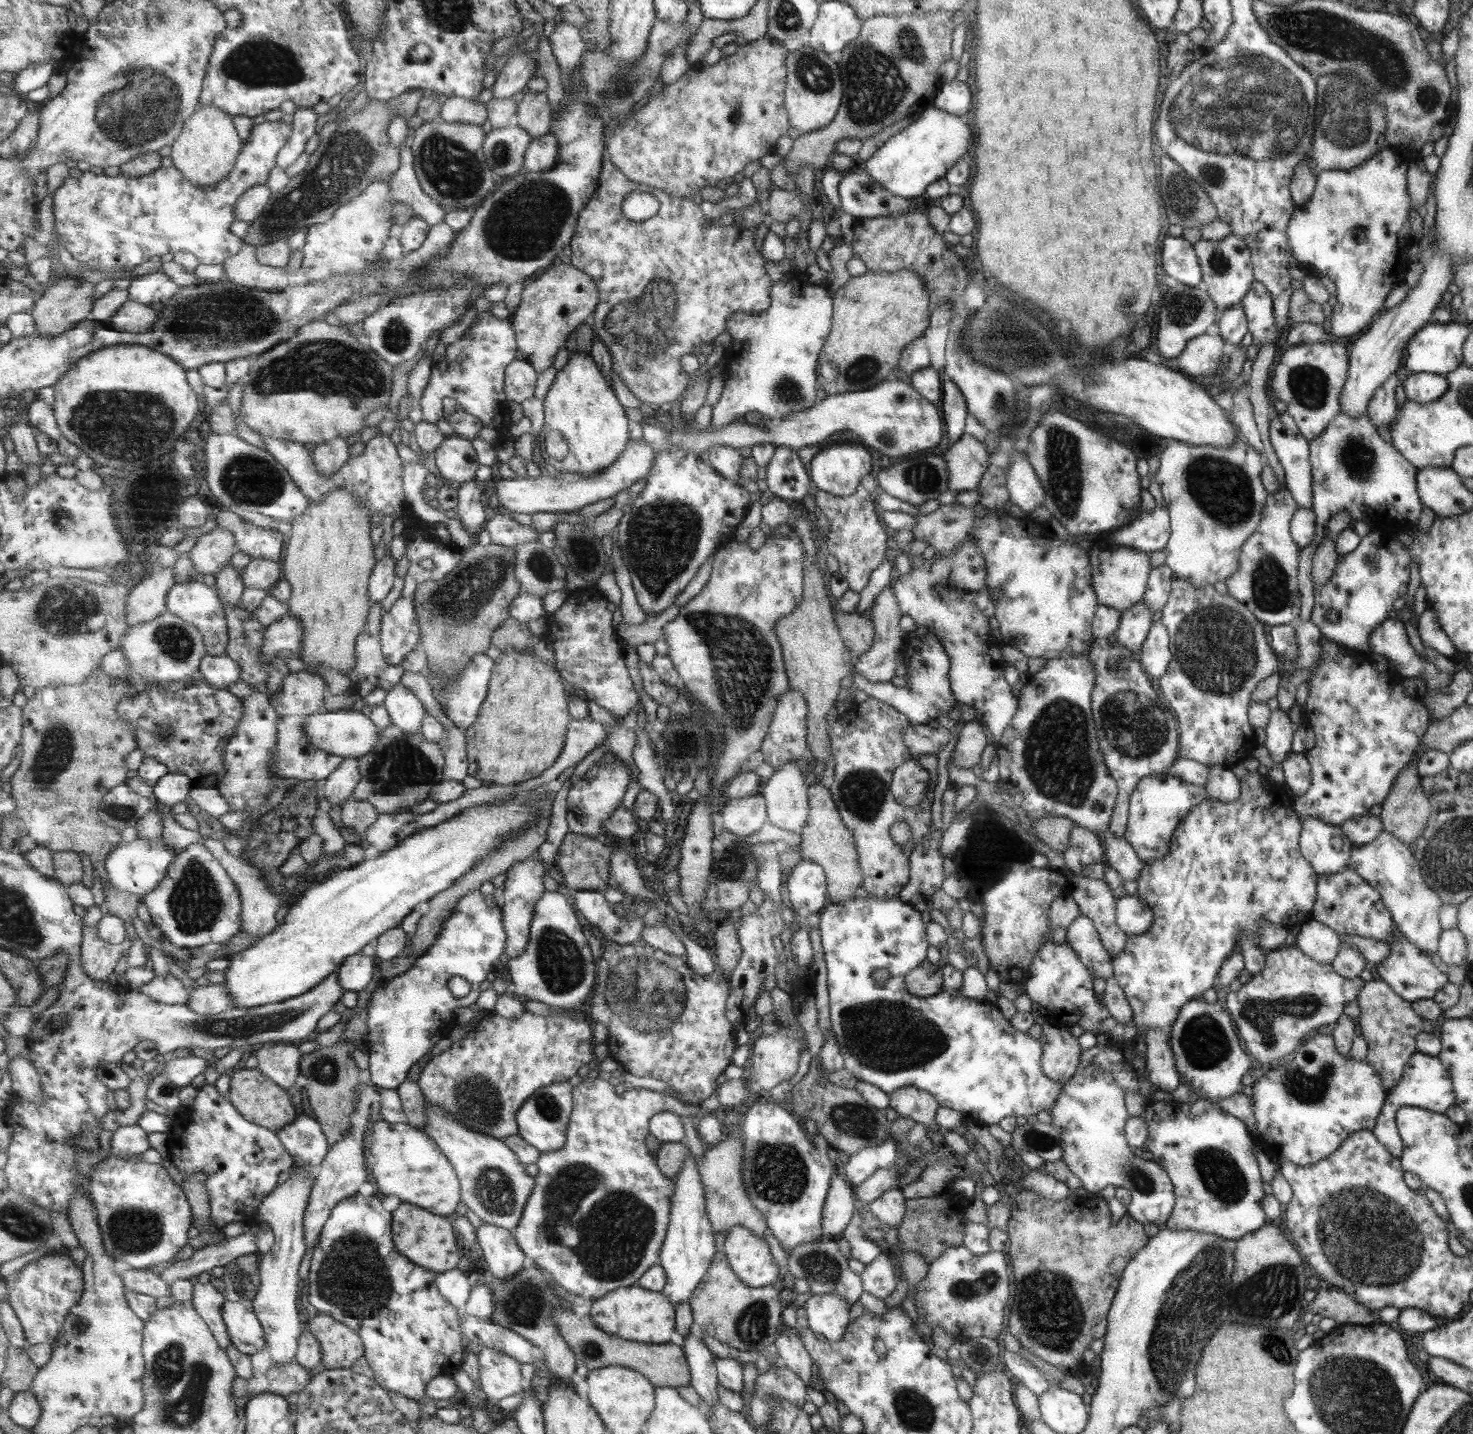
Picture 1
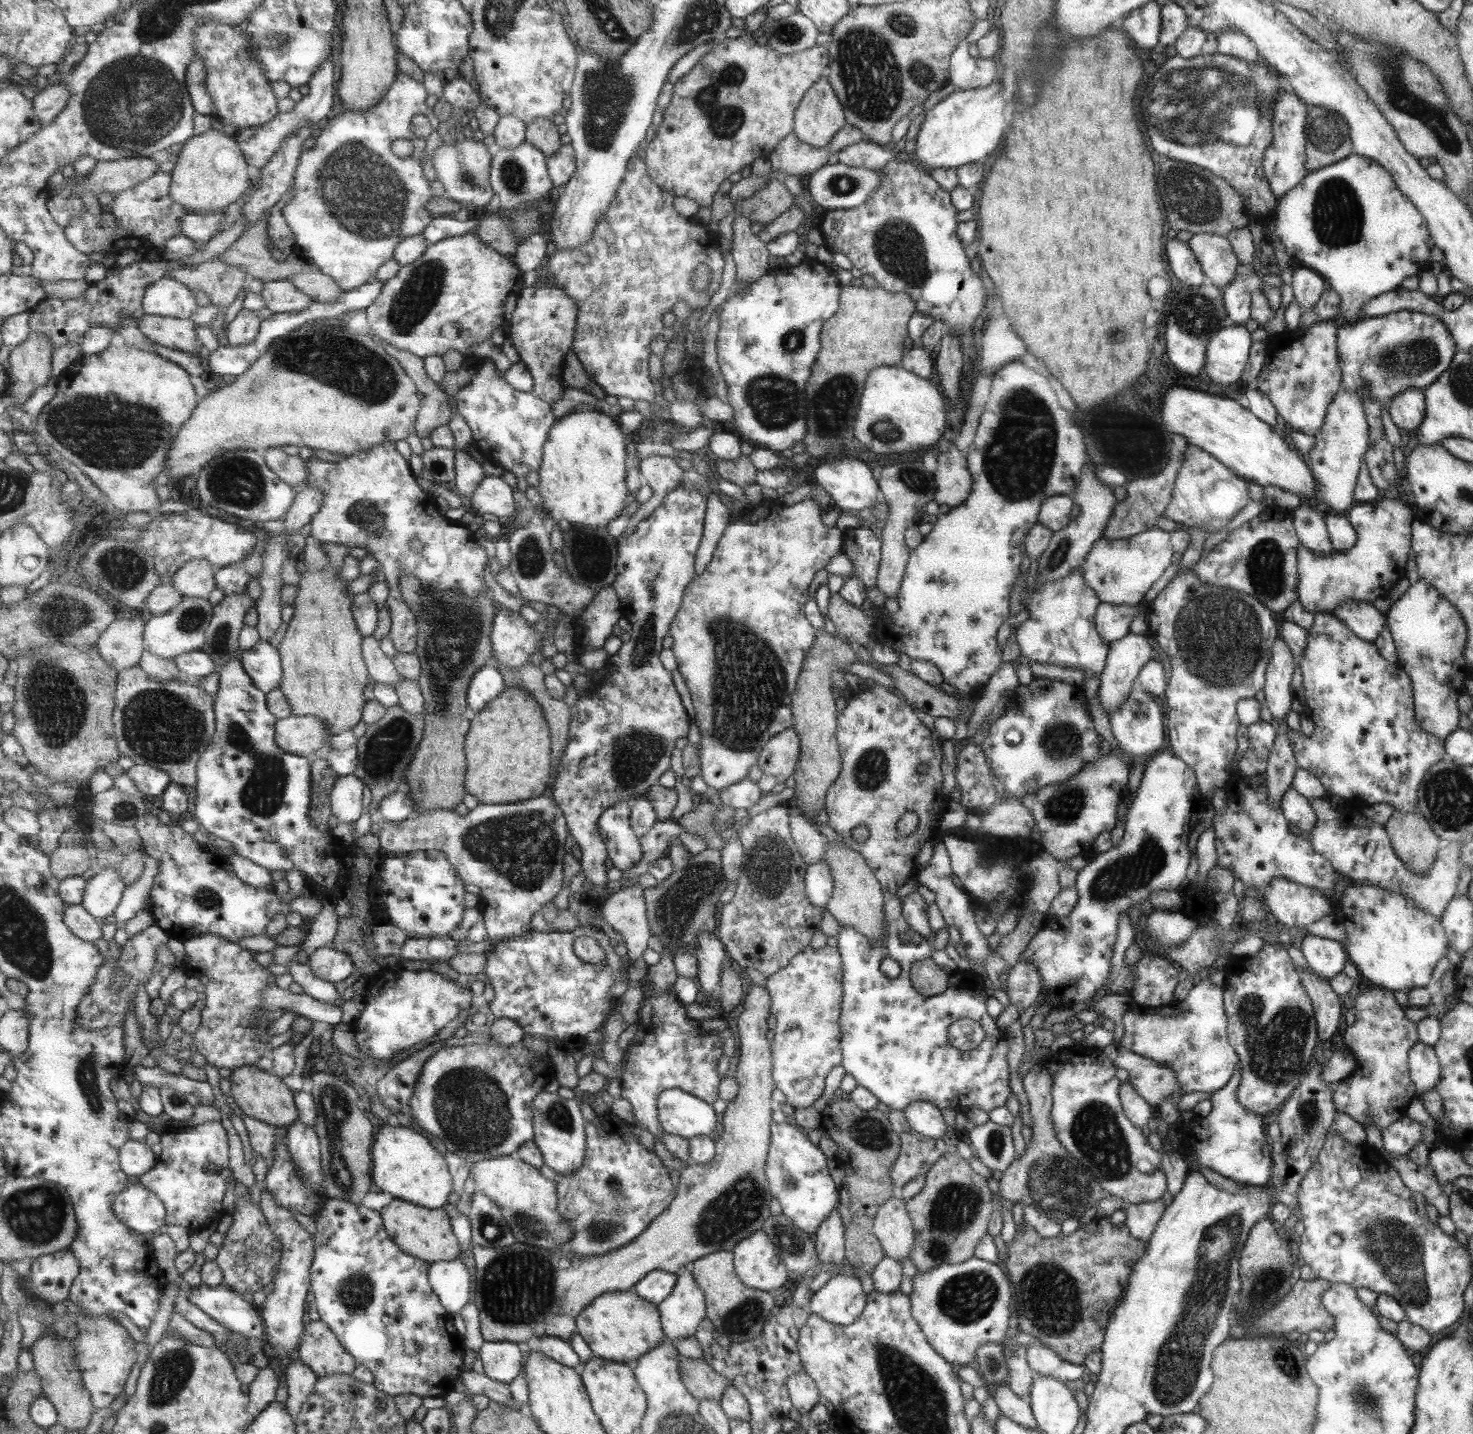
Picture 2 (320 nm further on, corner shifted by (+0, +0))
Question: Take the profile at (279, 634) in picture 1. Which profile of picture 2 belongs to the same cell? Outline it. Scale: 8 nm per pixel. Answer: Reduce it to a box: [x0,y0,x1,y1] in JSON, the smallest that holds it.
[242,640,284,694]

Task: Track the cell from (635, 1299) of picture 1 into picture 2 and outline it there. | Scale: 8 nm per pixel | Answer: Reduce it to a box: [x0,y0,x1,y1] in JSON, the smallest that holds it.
[576,1291,667,1363]

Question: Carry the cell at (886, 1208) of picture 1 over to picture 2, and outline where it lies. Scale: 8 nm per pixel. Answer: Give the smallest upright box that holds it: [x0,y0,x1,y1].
[874,1194,915,1258]

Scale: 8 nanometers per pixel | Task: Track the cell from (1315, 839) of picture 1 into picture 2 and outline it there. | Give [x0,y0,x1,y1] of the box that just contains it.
[1279,785,1316,834]

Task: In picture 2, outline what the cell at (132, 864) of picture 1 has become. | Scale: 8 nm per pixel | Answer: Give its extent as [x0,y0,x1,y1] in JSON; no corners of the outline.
[83,866,126,919]

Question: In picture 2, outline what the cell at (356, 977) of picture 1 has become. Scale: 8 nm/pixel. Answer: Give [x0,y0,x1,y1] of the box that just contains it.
[307,946,355,983]

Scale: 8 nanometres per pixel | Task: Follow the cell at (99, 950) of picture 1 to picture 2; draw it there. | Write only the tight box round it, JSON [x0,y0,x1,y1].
[64,904,102,945]

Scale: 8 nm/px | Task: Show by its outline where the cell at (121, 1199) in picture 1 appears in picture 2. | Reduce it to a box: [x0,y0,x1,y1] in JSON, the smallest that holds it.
[114,1181,167,1234]

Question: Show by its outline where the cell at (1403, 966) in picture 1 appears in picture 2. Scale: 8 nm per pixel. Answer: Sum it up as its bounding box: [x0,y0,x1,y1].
[1331,881,1449,994]

